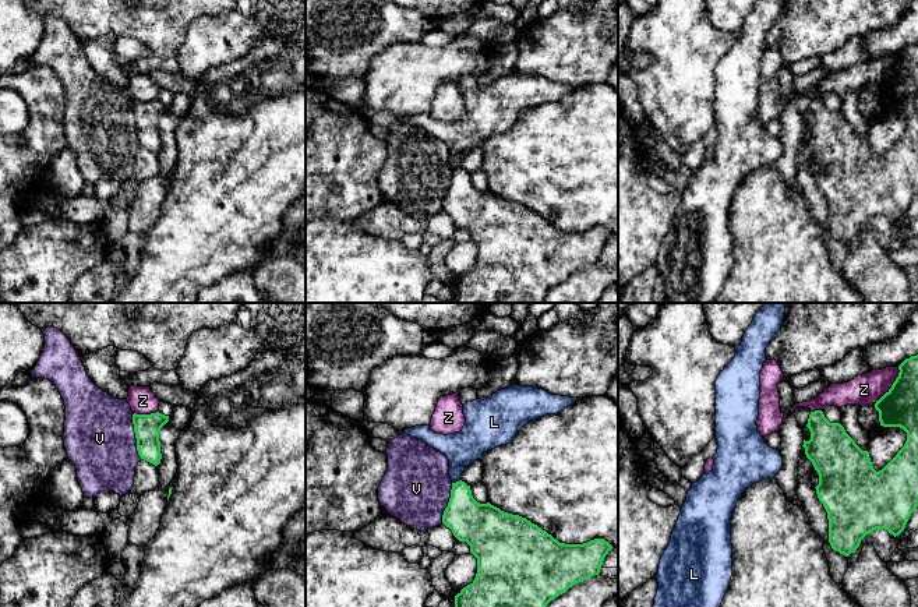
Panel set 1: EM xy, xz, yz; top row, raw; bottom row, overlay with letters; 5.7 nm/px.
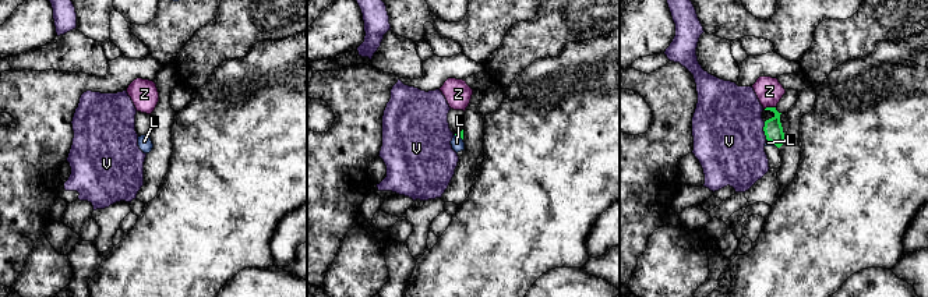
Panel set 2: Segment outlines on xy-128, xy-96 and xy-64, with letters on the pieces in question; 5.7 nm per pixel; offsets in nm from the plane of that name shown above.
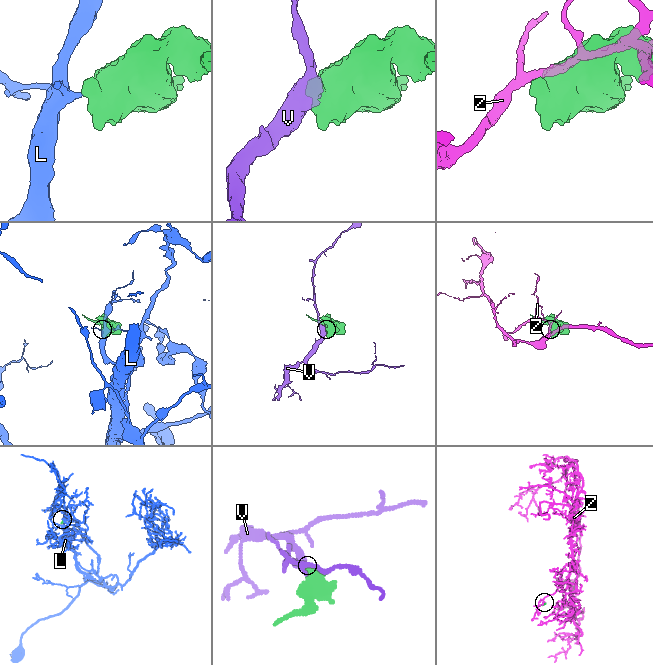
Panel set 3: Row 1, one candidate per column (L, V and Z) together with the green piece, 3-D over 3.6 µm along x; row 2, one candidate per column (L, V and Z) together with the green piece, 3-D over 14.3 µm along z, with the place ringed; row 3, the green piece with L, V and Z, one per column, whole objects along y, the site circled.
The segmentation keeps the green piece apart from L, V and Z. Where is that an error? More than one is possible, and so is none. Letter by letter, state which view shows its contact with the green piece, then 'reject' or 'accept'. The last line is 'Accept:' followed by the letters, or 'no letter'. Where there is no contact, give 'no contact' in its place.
L: meets green in xz; reject
V: meets green in xy; reject
Z: meets green in yz; reject
Accept: no letter

